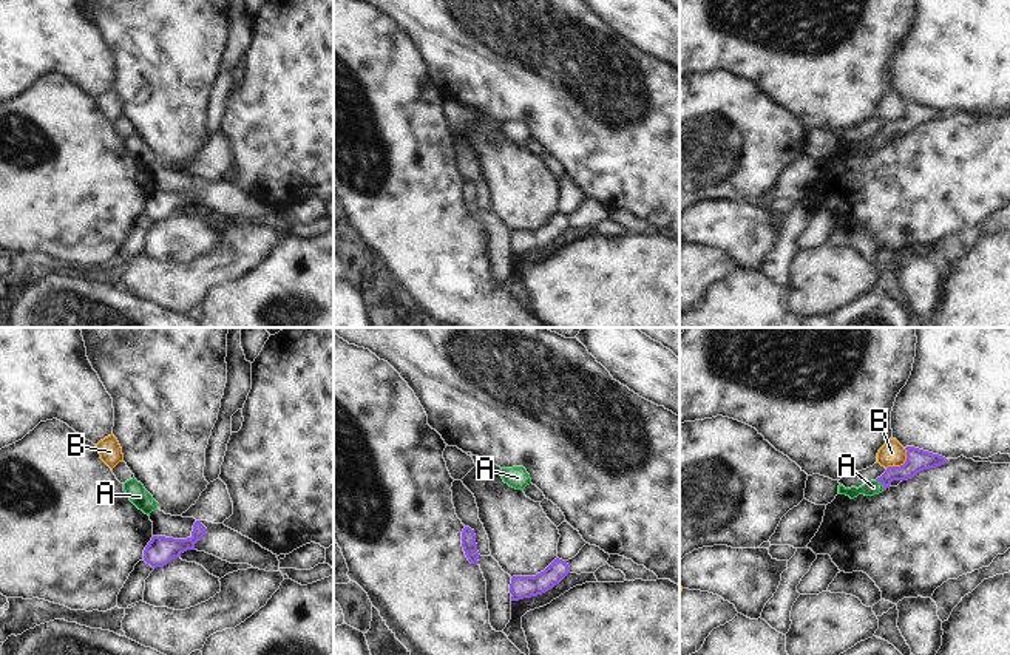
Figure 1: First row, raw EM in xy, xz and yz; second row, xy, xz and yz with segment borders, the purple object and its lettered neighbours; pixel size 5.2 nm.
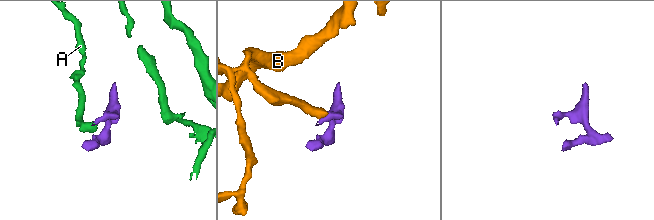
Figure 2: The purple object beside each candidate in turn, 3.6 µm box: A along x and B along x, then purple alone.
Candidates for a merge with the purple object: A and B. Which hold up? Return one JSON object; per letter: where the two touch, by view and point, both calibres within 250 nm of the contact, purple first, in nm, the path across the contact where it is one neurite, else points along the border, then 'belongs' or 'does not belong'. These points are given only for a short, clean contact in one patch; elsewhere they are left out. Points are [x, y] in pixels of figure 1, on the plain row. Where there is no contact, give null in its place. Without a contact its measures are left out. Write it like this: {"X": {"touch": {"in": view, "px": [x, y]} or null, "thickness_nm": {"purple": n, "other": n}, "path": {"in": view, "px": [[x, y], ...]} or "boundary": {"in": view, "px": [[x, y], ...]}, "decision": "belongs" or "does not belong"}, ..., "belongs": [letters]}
{"A": {"touch": {"in": "yz", "px": [881, 136]}, "thickness_nm": {"purple": 120, "other": 70}, "path": {"in": "yz", "px": [[918, 115], [881, 136], [873, 141]]}, "decision": "belongs"}, "B": {"touch": {"in": "yz", "px": [904, 118]}, "thickness_nm": {"purple": 120, "other": 130}, "boundary": {"in": "yz", "px": [[905, 102], [905, 115], [887, 122]]}, "decision": "does not belong"}, "belongs": ["A"]}

